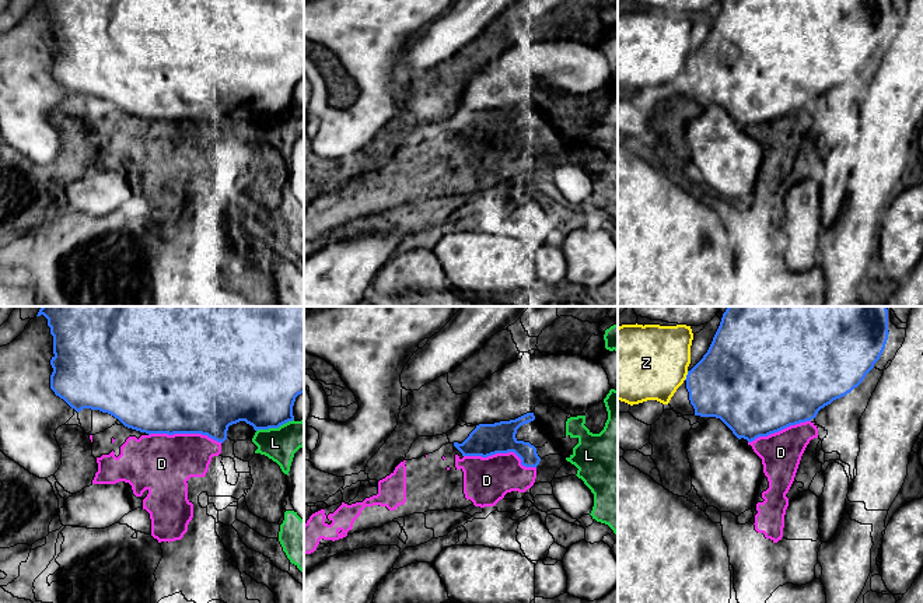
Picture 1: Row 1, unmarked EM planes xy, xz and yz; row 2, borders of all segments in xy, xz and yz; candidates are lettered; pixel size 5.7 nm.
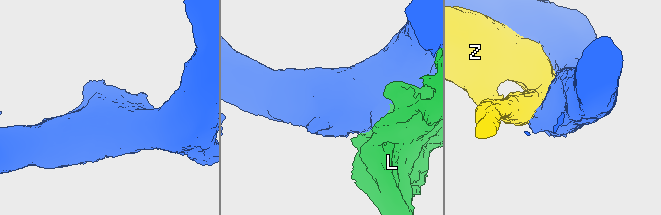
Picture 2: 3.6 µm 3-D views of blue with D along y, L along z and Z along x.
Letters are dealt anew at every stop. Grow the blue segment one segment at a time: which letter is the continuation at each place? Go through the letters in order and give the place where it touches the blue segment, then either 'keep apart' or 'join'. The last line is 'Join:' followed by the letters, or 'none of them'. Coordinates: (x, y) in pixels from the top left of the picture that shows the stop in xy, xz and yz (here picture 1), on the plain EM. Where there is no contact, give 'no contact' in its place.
D: xz (502, 139) | keep apart
L: xy (275, 114) | keep apart
Z: yz (686, 62) | keep apart
Join: none of them

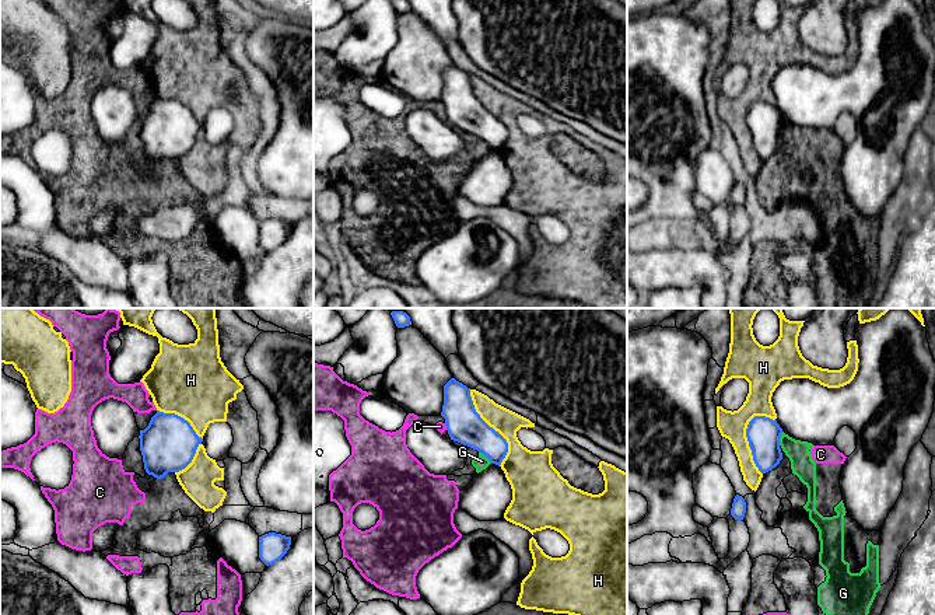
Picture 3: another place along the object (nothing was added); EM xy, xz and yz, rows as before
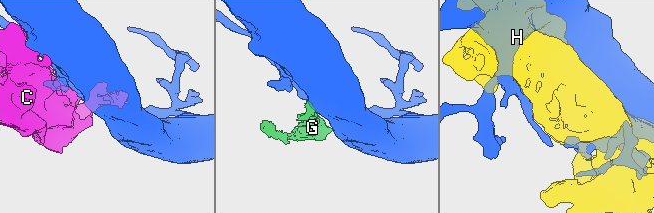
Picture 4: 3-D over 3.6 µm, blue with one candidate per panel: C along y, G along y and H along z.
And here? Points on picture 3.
C: xz (447, 112) | keep apart
G: xz (486, 142) | keep apart
H: xz (491, 114) | keep apart
Join: none of them

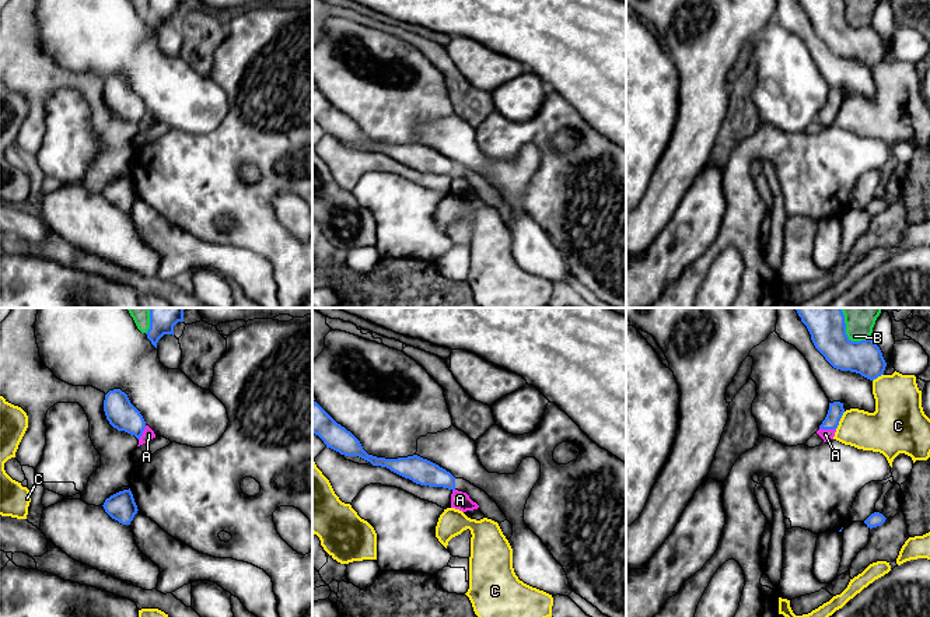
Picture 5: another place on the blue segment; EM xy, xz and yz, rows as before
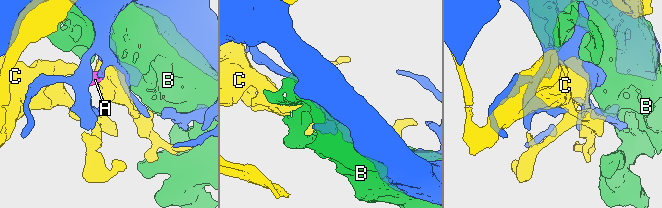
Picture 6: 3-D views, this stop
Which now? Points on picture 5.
A: yz (828, 115) | join
B: yz (846, 23) | keep apart
C: yz (839, 107) | keep apart
Join: A

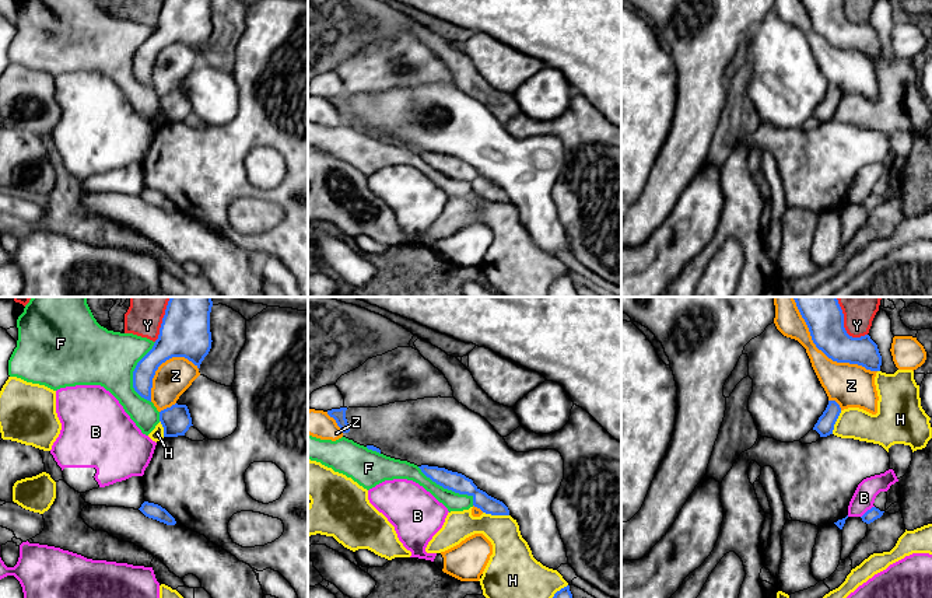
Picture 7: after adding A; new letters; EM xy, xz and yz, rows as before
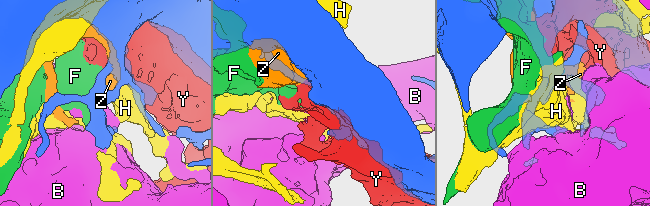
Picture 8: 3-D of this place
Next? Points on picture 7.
B: yz (866, 198) | keep apart
F: xz (448, 175) | keep apart
H: xz (496, 200) | keep apart
Y: yz (847, 20) | keep apart
Z: yz (830, 44) | keep apart
Join: none of them

